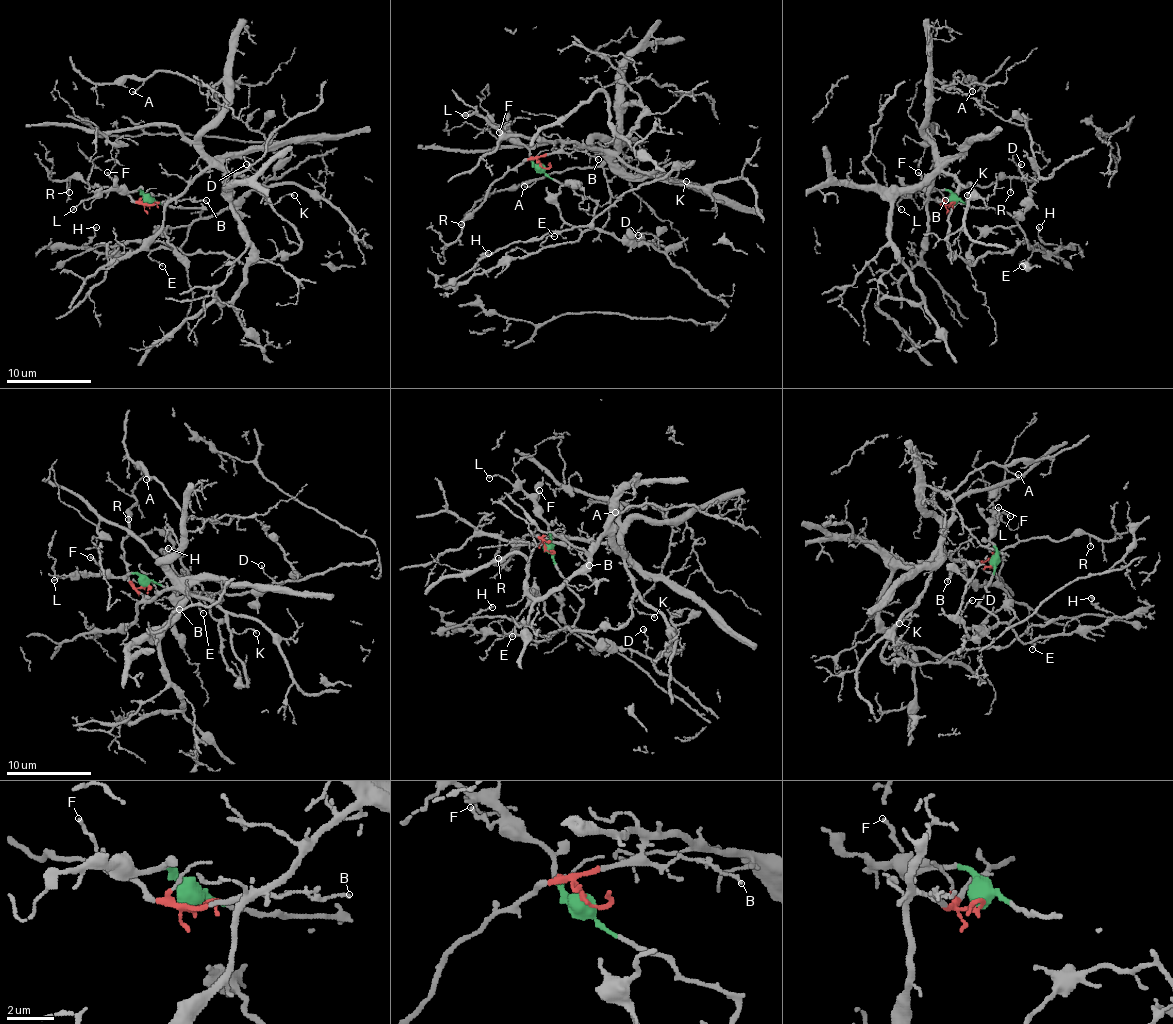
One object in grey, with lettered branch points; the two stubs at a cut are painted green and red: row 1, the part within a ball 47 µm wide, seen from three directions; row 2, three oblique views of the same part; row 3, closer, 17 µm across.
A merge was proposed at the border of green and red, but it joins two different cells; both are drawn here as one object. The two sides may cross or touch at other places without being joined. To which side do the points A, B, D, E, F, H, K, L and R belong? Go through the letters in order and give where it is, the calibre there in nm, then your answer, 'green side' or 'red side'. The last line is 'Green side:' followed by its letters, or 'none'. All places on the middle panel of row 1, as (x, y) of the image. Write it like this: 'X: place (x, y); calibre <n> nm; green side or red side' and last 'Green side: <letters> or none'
A: place (524, 186); calibre 120 nm; red side
B: place (598, 159); calibre 110 nm; red side
D: place (638, 235); calibre 110 nm; green side
E: place (554, 236); calibre 120 nm; green side
F: place (499, 132); calibre 140 nm; green side
H: place (488, 253); calibre 150 nm; green side
K: place (686, 181); calibre 120 nm; red side
L: place (465, 115); calibre 120 nm; green side
R: place (461, 224); calibre 120 nm; red side
Green side: D, E, F, H, L

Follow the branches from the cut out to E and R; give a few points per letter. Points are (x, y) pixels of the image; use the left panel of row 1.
E: (149, 203), (204, 208), (177, 248), (153, 250), (149, 257), (162, 265)
R: (151, 203), (136, 203), (115, 191), (89, 186), (72, 178), (68, 193)

